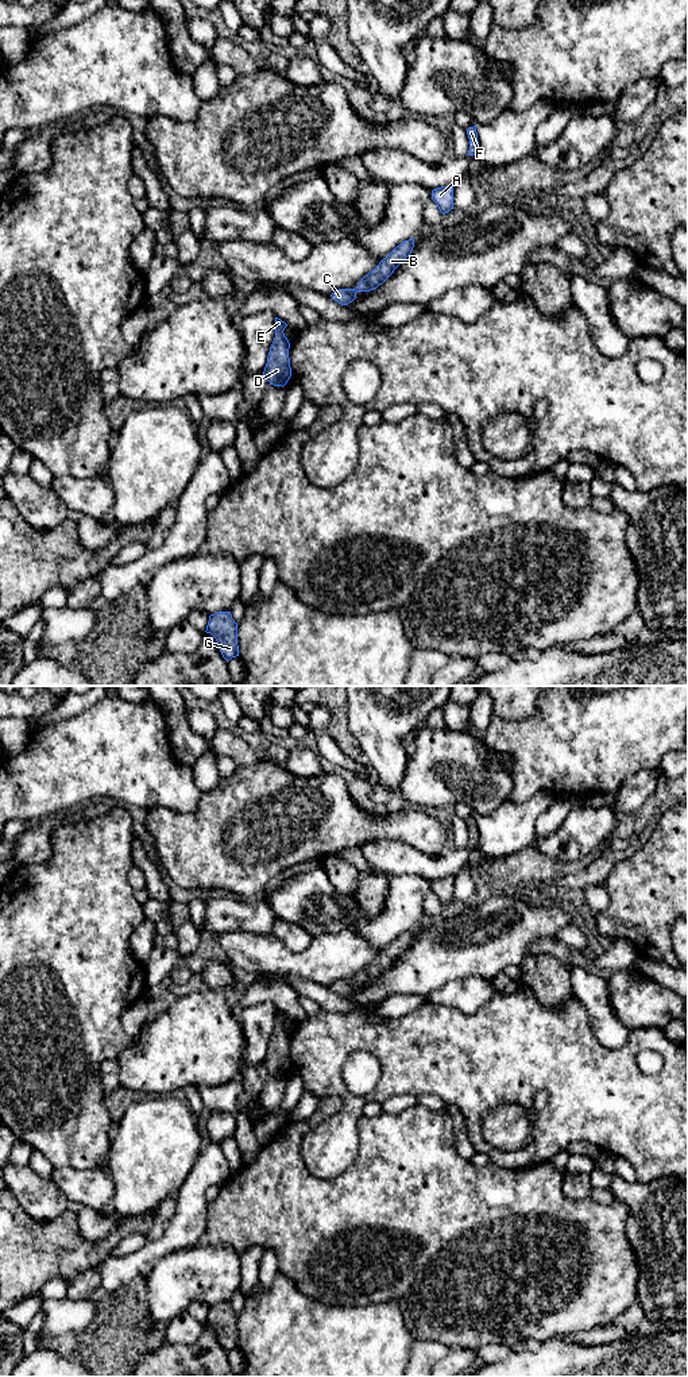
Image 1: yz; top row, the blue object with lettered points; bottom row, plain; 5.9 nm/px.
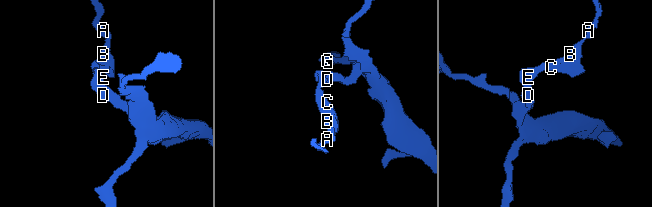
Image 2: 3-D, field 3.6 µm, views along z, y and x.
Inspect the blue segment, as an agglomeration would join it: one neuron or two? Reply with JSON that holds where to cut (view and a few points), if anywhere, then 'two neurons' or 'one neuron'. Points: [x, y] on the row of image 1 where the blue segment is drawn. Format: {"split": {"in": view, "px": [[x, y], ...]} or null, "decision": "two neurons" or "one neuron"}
{"split": null, "decision": "one neuron"}

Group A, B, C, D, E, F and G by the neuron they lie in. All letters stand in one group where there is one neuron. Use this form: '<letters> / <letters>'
A B C D E F G

